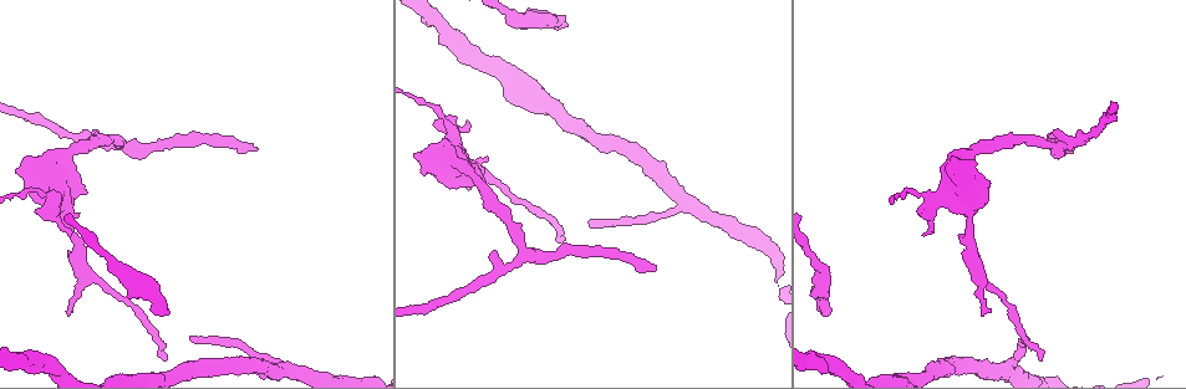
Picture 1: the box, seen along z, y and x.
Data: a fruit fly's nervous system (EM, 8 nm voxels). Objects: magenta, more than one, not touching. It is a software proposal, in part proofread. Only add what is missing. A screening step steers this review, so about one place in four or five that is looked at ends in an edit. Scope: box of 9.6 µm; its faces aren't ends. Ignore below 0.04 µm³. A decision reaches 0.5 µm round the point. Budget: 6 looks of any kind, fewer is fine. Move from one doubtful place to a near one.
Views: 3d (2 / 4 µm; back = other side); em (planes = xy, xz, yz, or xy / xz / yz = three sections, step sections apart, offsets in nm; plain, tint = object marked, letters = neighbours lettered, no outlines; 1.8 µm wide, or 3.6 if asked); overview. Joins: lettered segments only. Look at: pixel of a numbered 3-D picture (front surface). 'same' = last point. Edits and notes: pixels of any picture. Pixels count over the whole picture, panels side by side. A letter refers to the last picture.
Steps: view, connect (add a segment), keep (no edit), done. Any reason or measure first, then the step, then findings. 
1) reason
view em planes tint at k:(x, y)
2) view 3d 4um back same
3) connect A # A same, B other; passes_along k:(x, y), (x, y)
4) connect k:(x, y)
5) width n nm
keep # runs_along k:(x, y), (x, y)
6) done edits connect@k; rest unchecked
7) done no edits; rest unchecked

free end
view 3d 2um at 1:(590, 223)

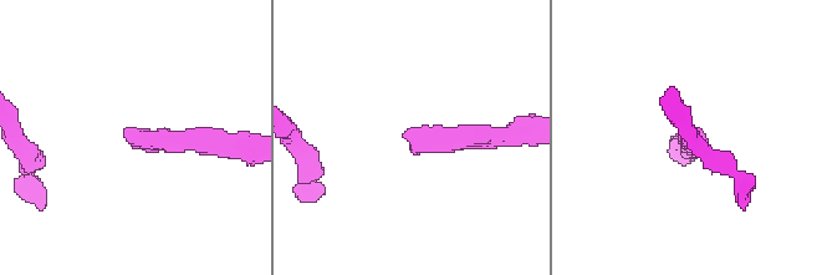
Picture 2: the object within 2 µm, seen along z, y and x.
view em planes letters at 2:(406, 136)

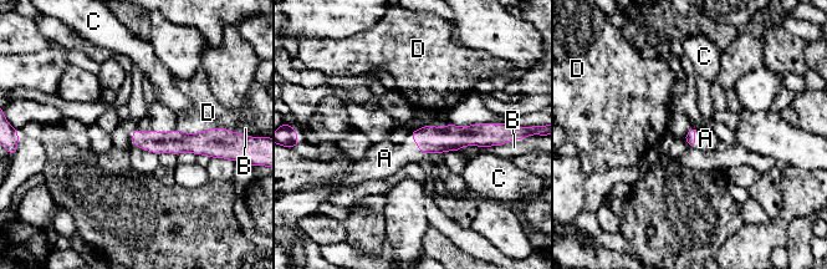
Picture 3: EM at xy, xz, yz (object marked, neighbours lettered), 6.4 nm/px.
connect A # A same, B other, C other, D other; passes_along 3:(429, 140), (417, 145), (384, 158); it goes on there

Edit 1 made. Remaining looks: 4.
see it whole again
view overview

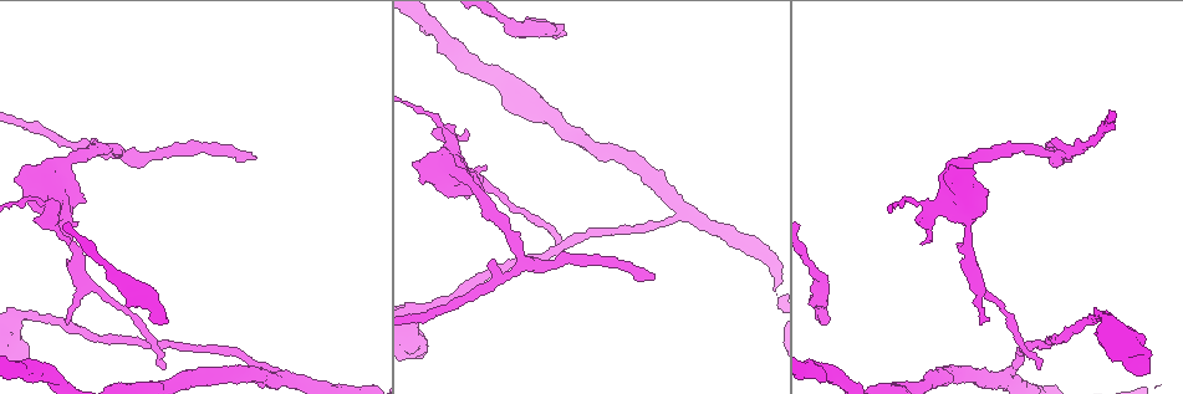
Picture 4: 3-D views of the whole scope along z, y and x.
branch stops here
view 3d 4um at 4:(167, 319)

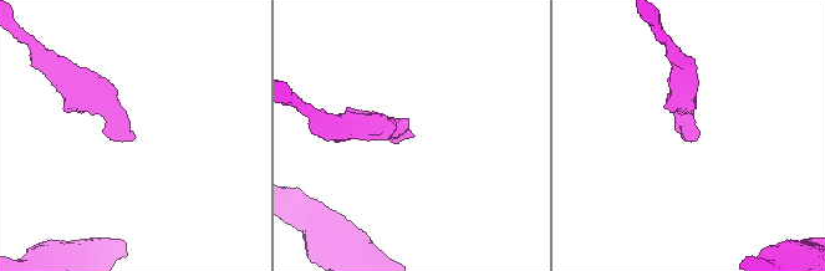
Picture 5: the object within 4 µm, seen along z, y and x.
need the tissue
view em xy step 8 letters at 5:(135, 134)

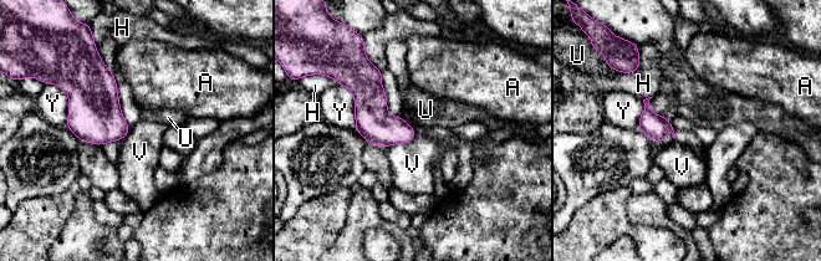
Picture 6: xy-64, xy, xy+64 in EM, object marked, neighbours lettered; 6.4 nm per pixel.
cut it another way
view em xz step 4 letters same

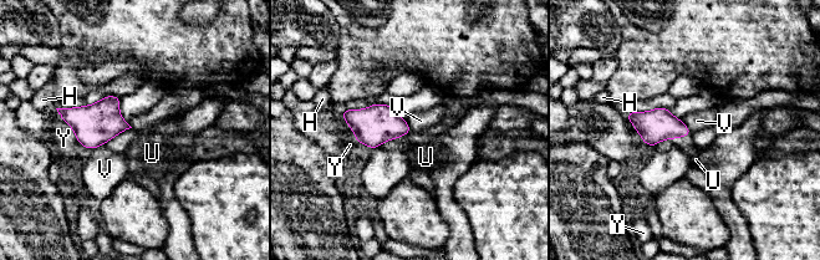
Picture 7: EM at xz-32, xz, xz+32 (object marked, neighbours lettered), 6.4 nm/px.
keep # H other, U other, V other, Y other; border 7:(105, 143), (92, 149); none of them fits

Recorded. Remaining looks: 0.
done edits connect@3; rest unchecked

